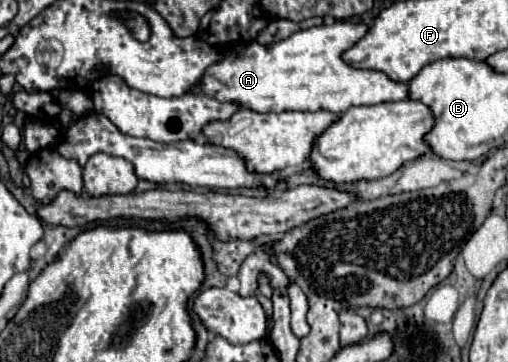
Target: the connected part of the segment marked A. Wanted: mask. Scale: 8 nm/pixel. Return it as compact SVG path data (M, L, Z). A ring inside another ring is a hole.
M334 22L332 26L316 26L308 30L300 30L286 40L280 40L272 46L262 46L258 42L234 44L230 50L224 50L224 60L208 68L200 92L216 100L230 100L240 102L242 106L254 112L316 112L328 110L334 114L344 114L344 110L352 106L374 106L380 102L398 102L408 98L408 84L406 82L392 82L380 70L356 70L342 60L344 50L352 48L366 32L370 30L368 24L352 24L352 22Z

